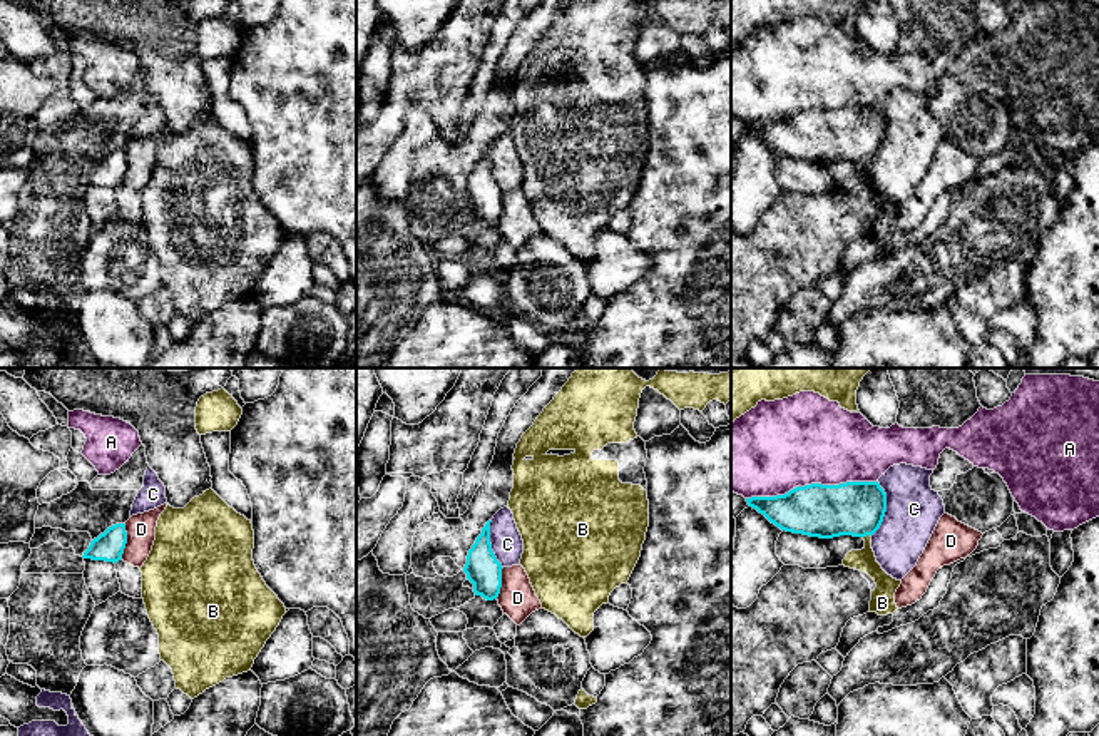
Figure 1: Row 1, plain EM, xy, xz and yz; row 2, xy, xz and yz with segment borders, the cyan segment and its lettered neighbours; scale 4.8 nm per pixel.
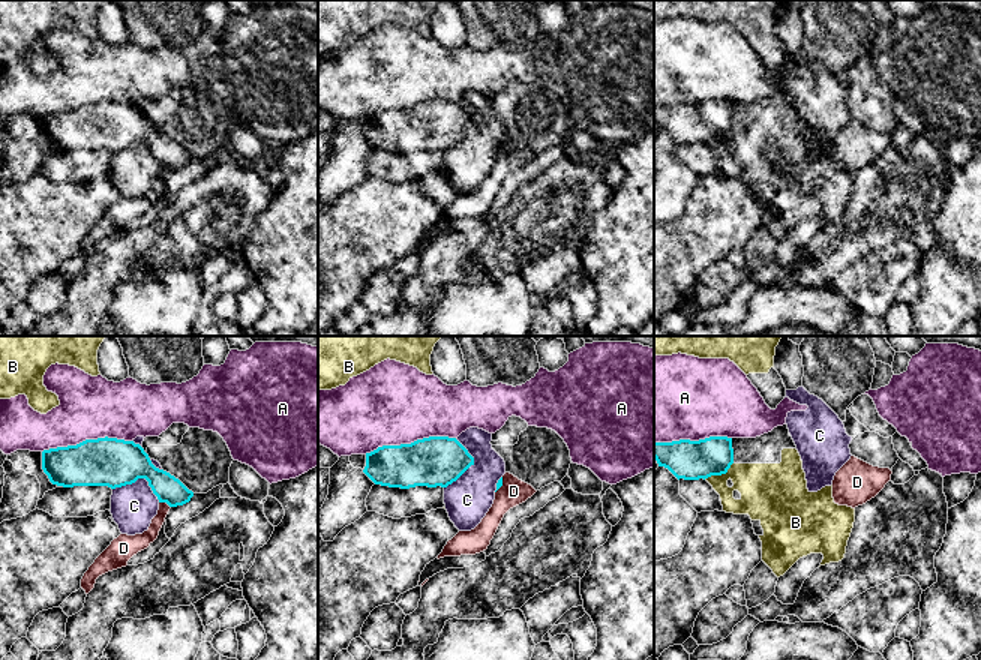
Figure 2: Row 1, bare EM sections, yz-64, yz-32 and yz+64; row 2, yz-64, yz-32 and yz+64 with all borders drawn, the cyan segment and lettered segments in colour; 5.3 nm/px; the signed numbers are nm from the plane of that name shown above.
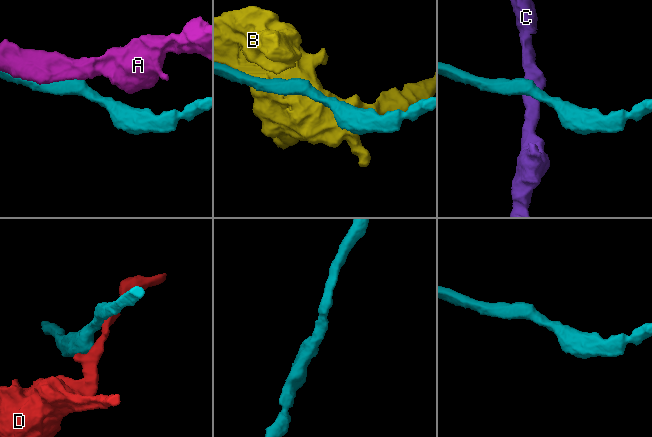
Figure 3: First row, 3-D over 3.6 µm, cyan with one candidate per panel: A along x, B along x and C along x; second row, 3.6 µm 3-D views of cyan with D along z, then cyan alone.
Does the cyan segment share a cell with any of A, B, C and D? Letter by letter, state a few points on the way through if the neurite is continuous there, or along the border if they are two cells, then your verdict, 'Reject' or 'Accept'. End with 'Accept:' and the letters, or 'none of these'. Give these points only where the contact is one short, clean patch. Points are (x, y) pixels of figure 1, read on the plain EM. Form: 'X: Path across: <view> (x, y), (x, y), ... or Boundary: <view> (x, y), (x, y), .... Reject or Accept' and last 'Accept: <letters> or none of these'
A: Reject
B: Reject
C: Boundary: yz (879, 107), (885, 119), (885, 141), (872, 161). Reject
D: Boundary: xy (126, 149), (126, 173), (121, 183). Reject
Accept: none of these

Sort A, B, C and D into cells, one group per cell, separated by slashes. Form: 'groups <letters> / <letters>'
groups A / B / C / D

